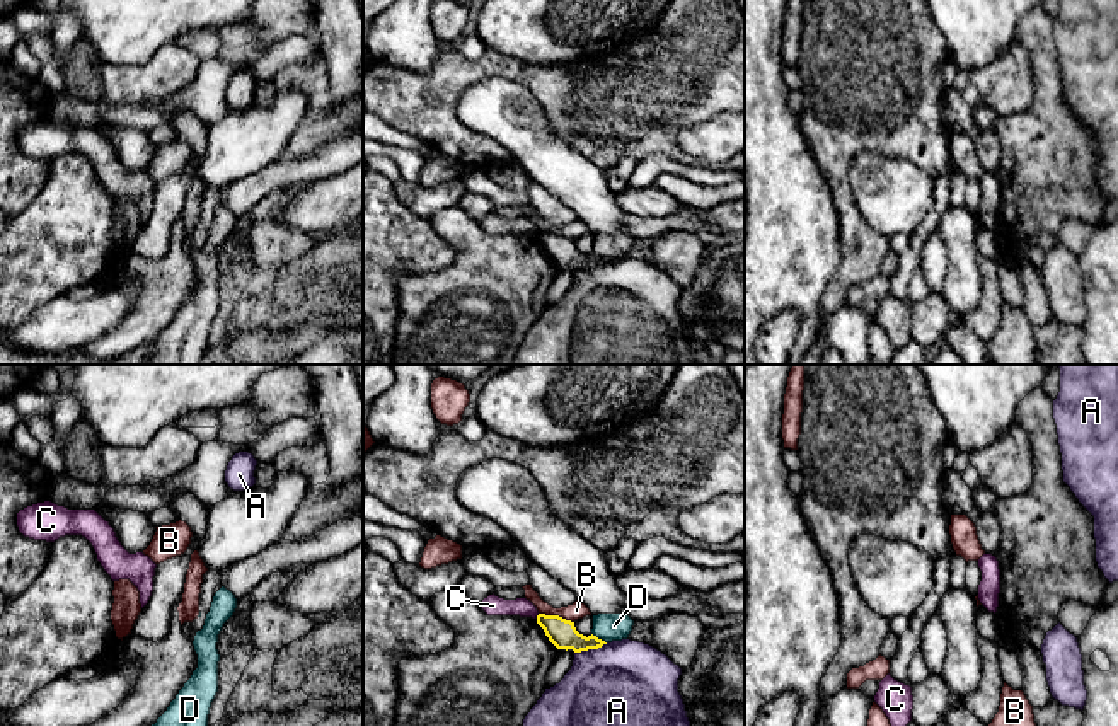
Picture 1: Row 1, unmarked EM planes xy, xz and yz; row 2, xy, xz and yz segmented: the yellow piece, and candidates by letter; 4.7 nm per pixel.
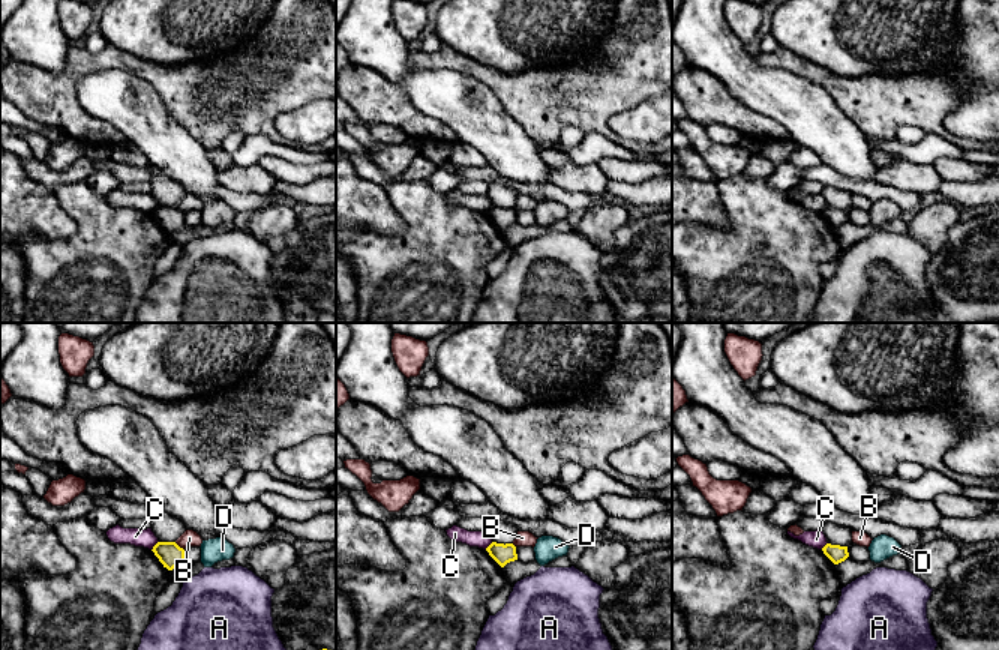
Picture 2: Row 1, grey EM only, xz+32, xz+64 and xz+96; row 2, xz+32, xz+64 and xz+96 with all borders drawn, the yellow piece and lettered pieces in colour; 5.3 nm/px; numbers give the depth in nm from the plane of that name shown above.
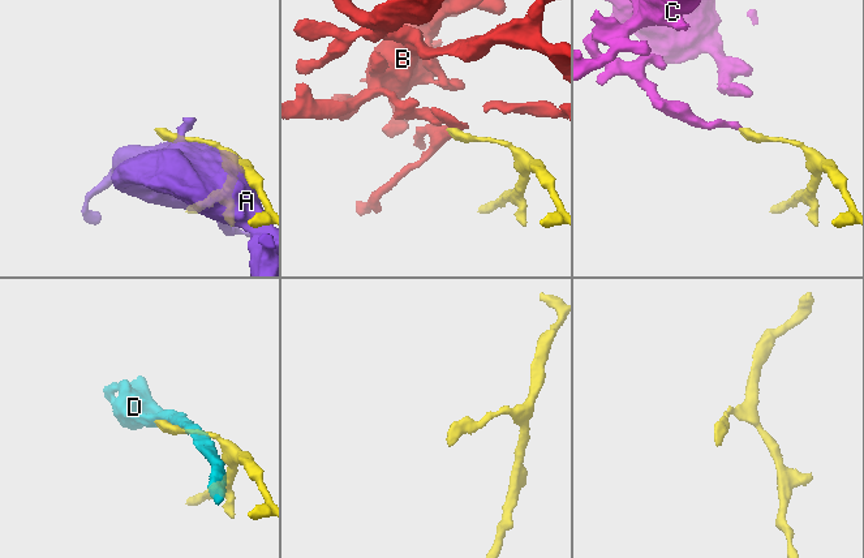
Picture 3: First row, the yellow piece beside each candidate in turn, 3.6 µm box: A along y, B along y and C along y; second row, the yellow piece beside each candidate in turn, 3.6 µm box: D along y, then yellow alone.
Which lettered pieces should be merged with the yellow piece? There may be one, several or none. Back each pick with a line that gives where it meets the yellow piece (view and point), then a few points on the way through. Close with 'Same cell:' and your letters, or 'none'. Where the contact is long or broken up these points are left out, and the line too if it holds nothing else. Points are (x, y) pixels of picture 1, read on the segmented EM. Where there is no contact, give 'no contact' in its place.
Same cell: none

